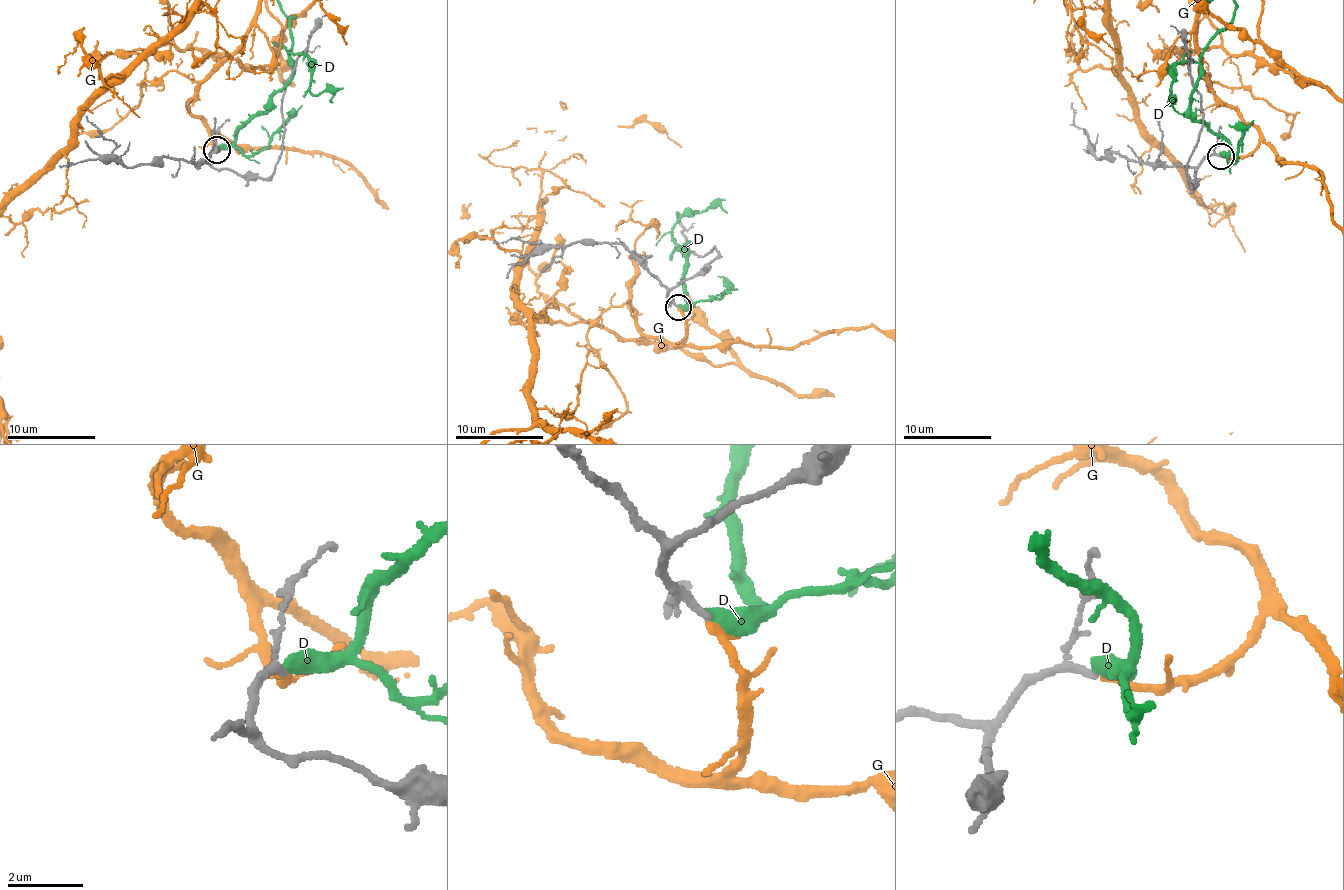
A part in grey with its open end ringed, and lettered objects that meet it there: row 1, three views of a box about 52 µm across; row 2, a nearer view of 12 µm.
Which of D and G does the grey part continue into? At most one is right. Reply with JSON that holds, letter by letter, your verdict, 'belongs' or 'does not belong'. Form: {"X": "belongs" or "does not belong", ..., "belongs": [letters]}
{"D": "does not belong", "G": "belongs", "belongs": ["G"]}

